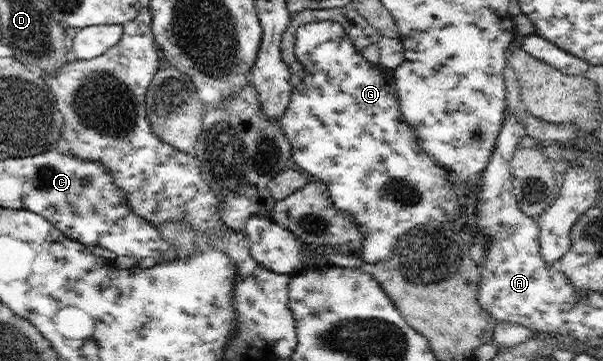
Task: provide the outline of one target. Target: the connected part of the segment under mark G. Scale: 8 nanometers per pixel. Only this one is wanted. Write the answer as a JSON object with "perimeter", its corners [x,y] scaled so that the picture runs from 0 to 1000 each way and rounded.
{"perimeter":[[[539,55],[539,61],[516,61],[493,75],[489,91],[491,108],[488,122],[489,155],[496,172],[504,177],[509,199],[506,216],[501,216],[498,235],[493,235],[484,249],[484,263],[479,280],[479,294],[473,316],[464,327],[464,352],[469,357],[471,377],[483,402],[483,432],[486,443],[507,471],[512,482],[526,488],[531,501],[539,507],[544,521],[544,535],[549,543],[551,562],[557,571],[559,582],[580,593],[589,612],[595,640],[602,645],[602,681],[599,681],[597,715],[607,734],[607,742],[615,731],[629,723],[645,723],[652,709],[652,687],[658,679],[658,662],[667,651],[685,640],[688,629],[700,626],[701,620],[723,618],[738,620],[738,615],[751,615],[758,609],[758,598],[765,593],[765,565],[761,548],[751,529],[751,507],[746,501],[750,493],[750,471],[741,471],[735,457],[725,449],[713,427],[708,427],[698,402],[693,402],[692,368],[685,352],[670,330],[663,277],[657,252],[657,227],[653,219],[653,199],[637,197],[627,172],[615,175],[604,155],[604,144],[594,141],[585,116],[580,114],[575,83],[559,61]]]}

